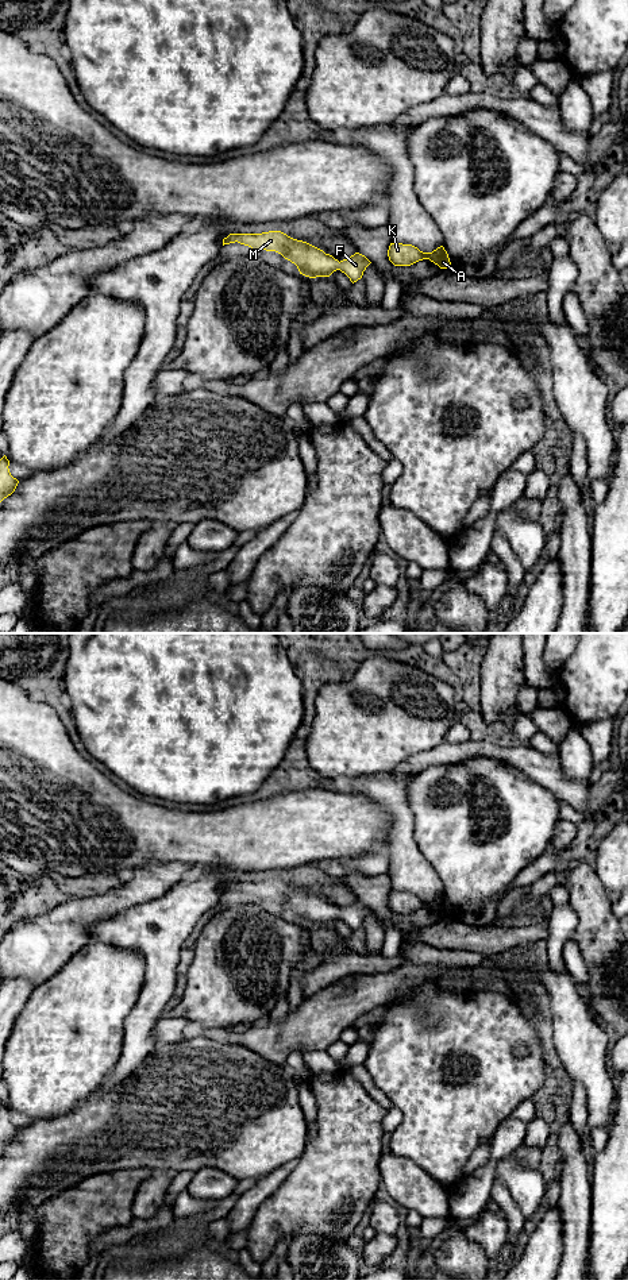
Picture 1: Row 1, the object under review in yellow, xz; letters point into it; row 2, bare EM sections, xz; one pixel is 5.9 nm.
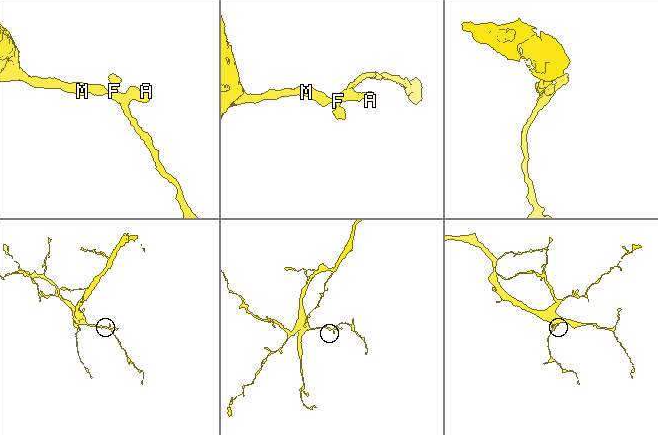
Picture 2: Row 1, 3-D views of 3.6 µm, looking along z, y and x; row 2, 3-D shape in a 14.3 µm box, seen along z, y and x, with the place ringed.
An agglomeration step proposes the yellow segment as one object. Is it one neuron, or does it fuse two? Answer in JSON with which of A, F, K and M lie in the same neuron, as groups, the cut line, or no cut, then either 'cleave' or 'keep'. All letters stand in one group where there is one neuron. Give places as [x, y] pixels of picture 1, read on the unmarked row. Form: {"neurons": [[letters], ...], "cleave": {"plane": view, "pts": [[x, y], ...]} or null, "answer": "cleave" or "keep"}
{"neurons": [["A", "F", "K", "M"]], "cleave": null, "answer": "keep"}

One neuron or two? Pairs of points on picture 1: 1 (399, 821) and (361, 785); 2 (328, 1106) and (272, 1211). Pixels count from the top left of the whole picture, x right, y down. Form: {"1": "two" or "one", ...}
{"1": "one", "2": "one"}

